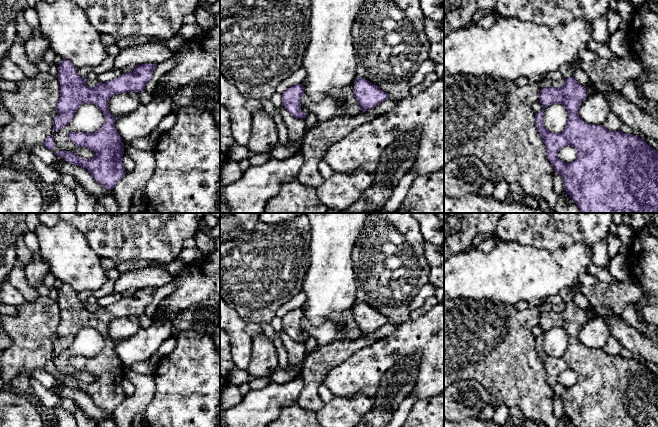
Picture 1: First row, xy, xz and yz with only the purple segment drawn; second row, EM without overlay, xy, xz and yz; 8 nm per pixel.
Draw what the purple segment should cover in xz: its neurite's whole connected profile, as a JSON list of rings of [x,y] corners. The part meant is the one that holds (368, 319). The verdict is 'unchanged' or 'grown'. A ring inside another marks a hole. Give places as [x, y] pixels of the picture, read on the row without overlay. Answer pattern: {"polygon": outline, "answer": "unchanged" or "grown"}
{"polygon": [[[357,301],[354,307],[354,321],[362,336],[374,332],[381,326],[389,323],[389,318],[382,315],[371,306]]], "answer": "unchanged"}

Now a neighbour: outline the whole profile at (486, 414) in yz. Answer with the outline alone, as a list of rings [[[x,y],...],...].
[[[487,405],[484,409],[481,410],[479,419],[484,422],[491,422],[493,421],[494,412],[495,407],[493,405]]]

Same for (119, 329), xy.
[[[126,316],[112,320],[108,326],[108,333],[115,343],[133,336],[140,328],[138,316]]]

